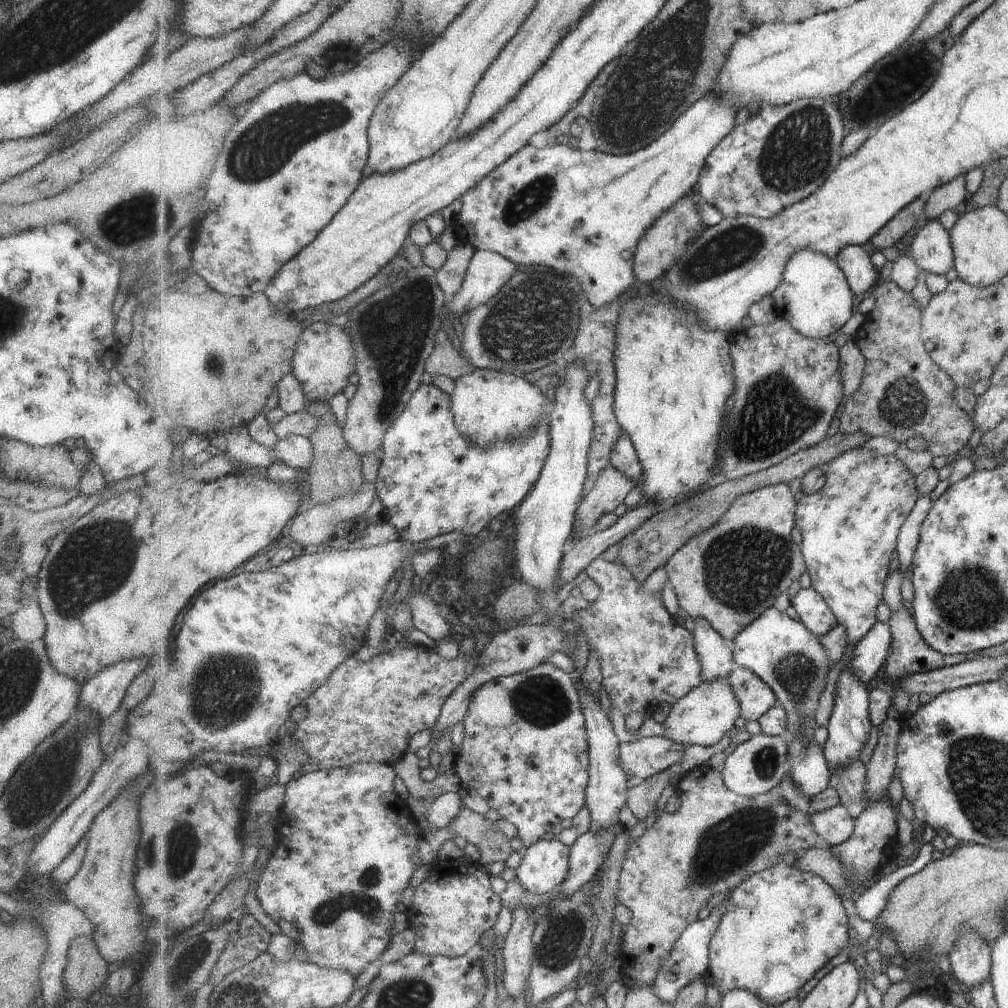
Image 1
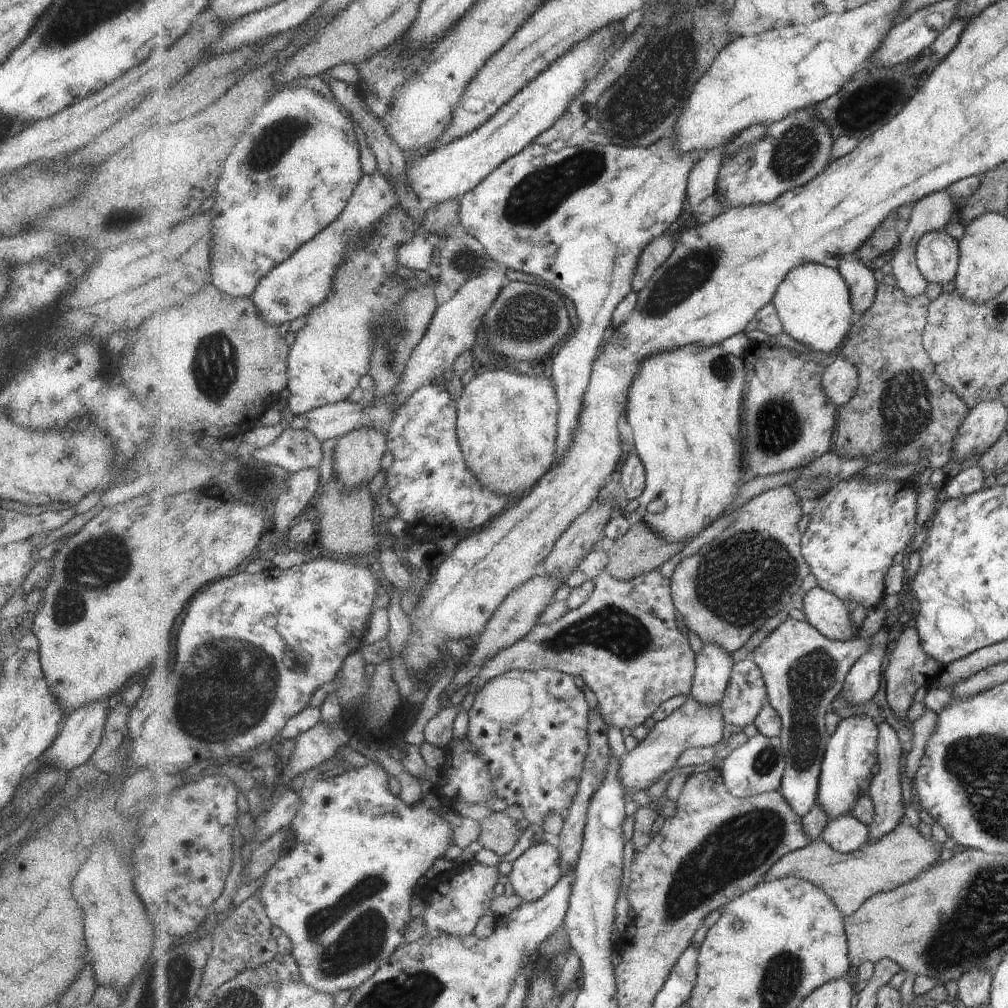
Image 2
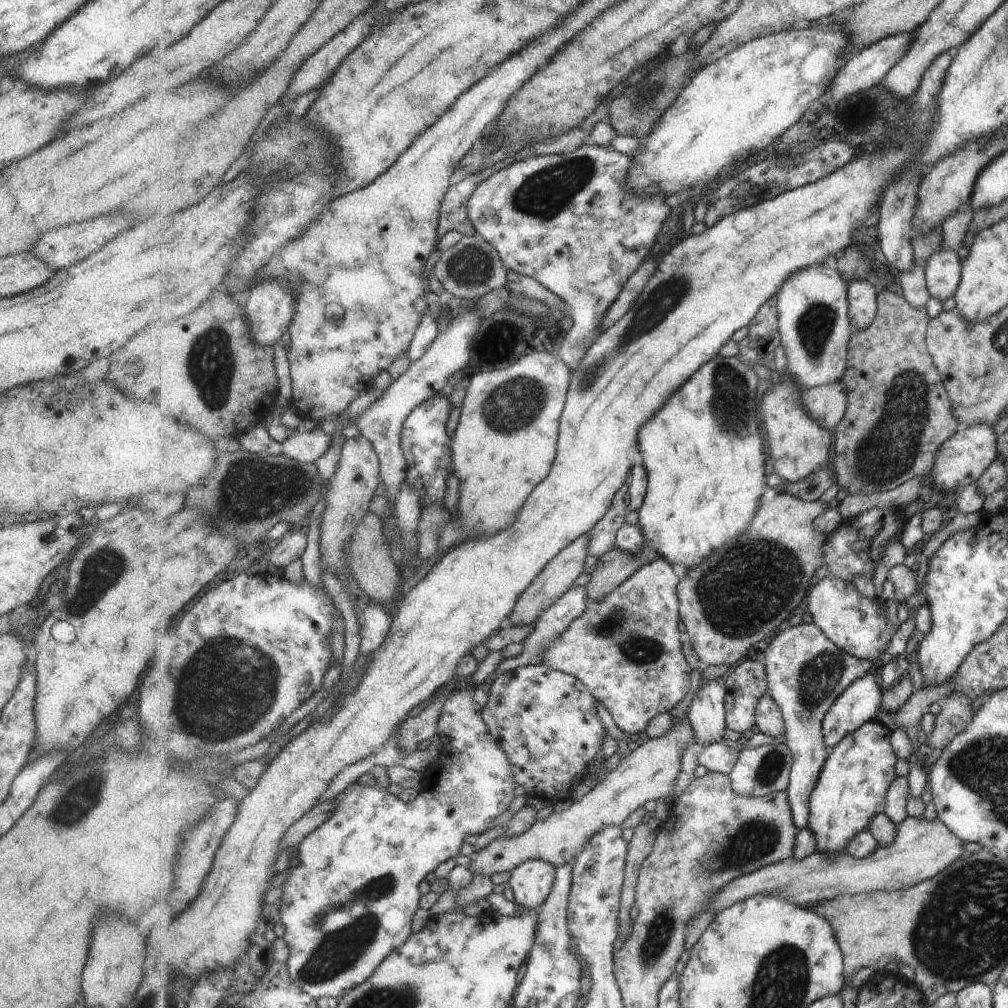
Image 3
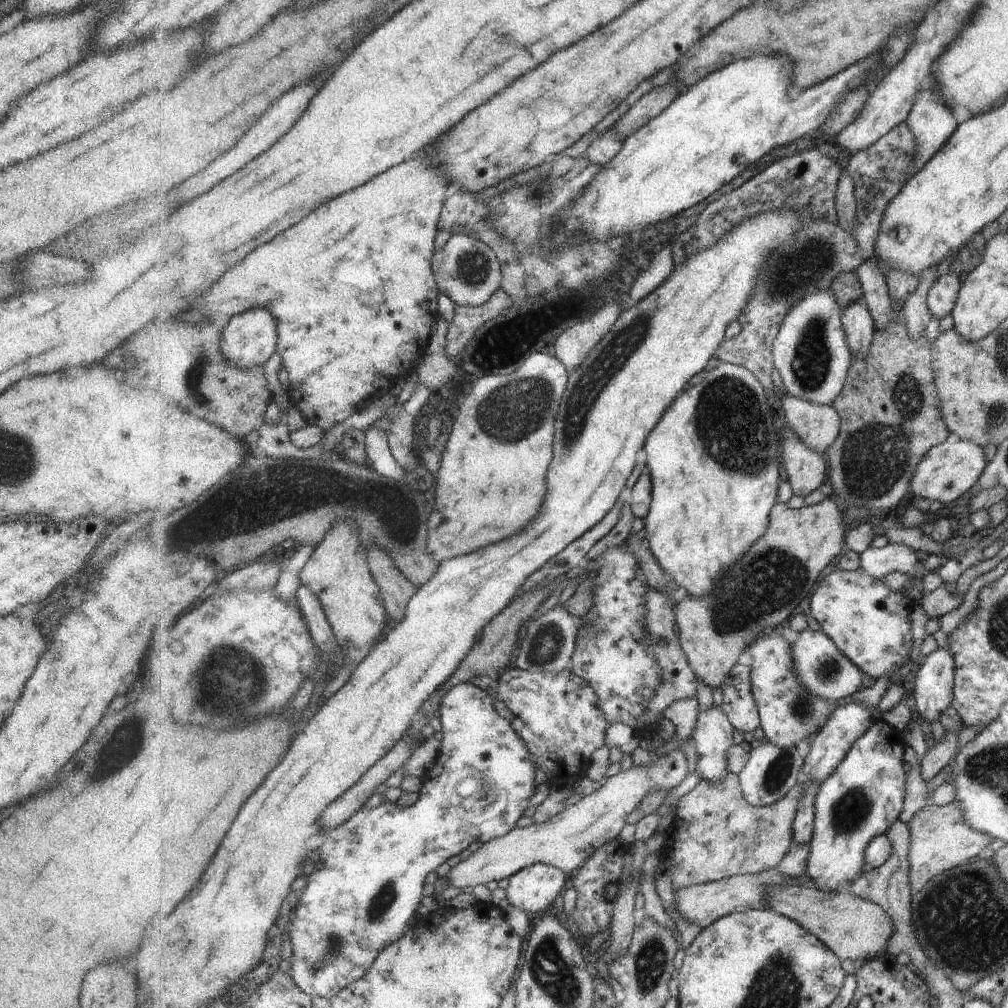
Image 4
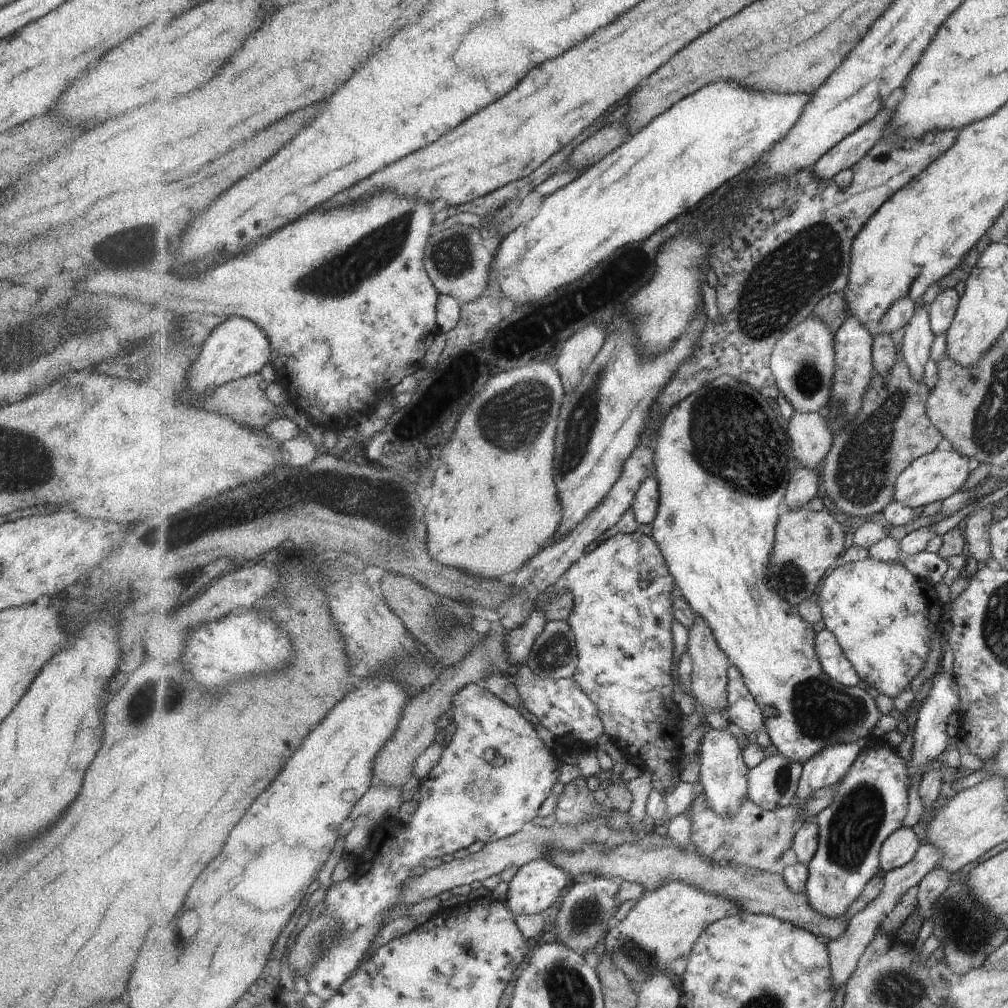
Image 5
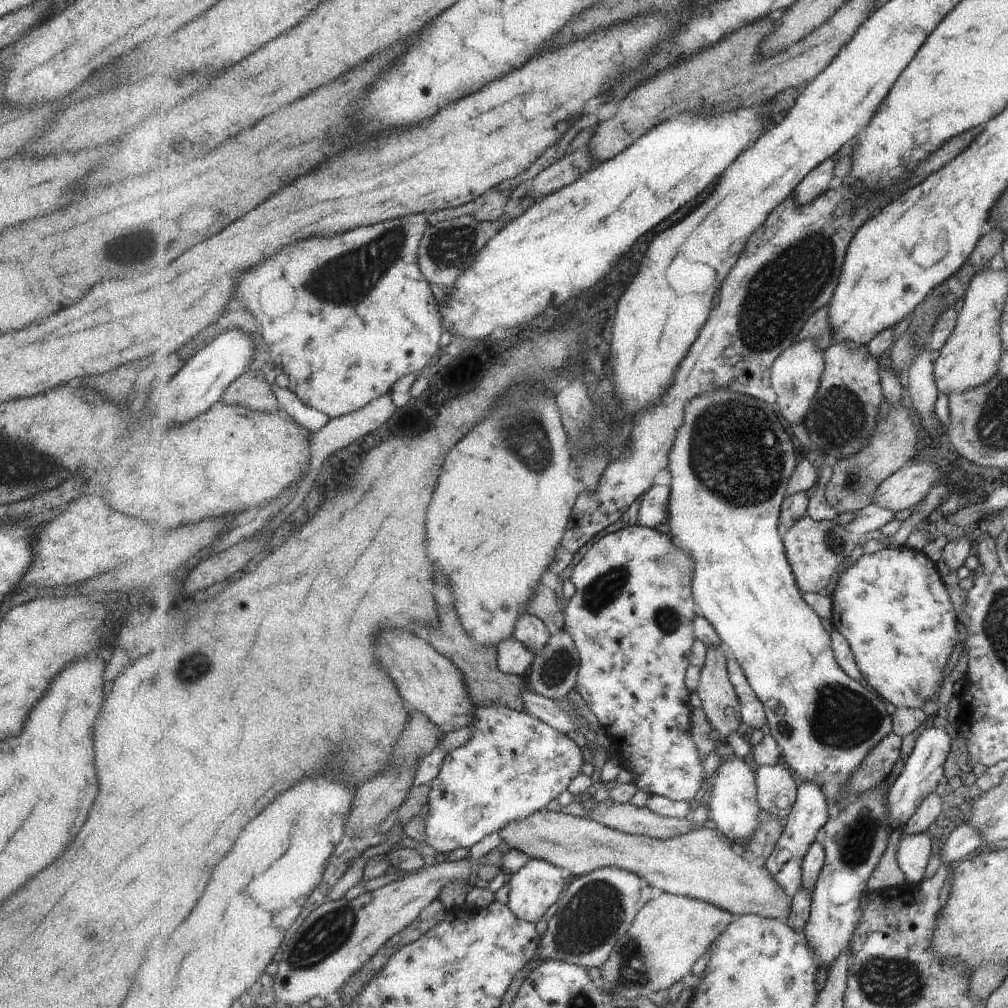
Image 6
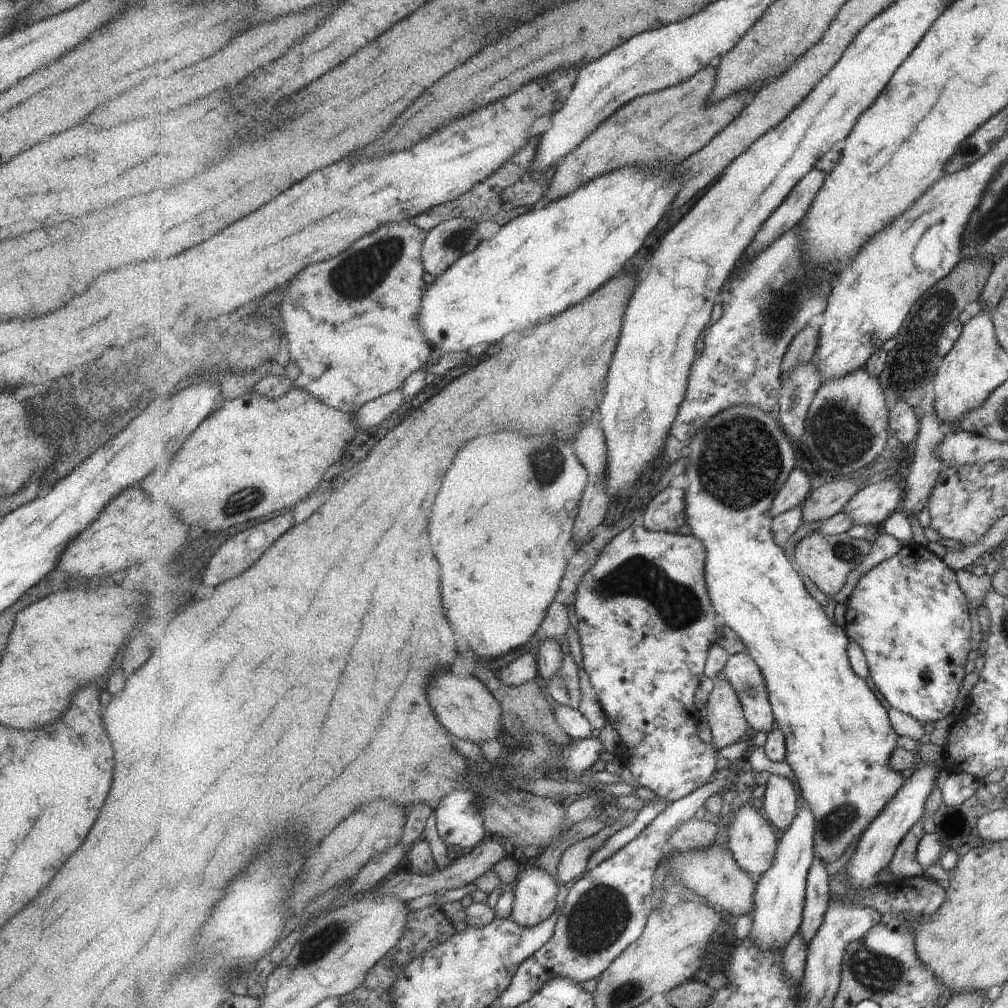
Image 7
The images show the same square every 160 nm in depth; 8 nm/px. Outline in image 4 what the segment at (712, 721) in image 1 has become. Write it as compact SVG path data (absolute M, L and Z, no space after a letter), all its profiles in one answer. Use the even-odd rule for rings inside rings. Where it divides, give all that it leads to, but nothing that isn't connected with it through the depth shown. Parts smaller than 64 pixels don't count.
M683 749L671 751L664 757L654 757L652 754L651 764L647 767L631 766L629 770L612 776L599 790L585 796L576 805L569 806L550 821L517 827L500 839L483 843L468 859L448 871L446 881L459 889L474 887L491 880L513 877L521 869L537 863L559 867L564 873L575 872L582 868L597 849L618 839L625 828L627 816L637 810L649 790L671 790L679 786L689 776L689 772L690 764Z

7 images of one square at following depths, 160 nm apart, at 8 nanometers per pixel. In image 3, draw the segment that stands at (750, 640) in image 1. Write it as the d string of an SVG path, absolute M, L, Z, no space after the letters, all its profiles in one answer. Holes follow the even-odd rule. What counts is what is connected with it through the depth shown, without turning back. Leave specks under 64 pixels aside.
M898 564L889 570L887 579L894 586L894 595L885 602L888 610L888 621L893 626L899 626L899 618L897 618L897 610L901 604L907 602L907 598L915 596L917 590L921 589L921 581L915 580L917 575L913 574L910 567ZM815 622L784 629L770 642L763 662L766 665L769 694L778 702L786 722L782 740L786 740L785 744L791 749L794 758L786 793L795 824L799 830L803 830L810 826L810 800L822 768L830 757L831 750L826 745L822 731L823 719L856 680L869 674L873 662L863 661L844 651L827 638Z

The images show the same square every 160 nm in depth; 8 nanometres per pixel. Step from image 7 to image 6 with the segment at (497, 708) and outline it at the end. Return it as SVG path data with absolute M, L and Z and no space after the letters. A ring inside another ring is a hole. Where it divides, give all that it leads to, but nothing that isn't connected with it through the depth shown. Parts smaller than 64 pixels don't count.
M393 630L381 636L377 654L385 668L393 674L403 698L413 708L427 715L445 733L469 728L473 724L477 706L470 695L462 670L429 641L425 642L407 630Z

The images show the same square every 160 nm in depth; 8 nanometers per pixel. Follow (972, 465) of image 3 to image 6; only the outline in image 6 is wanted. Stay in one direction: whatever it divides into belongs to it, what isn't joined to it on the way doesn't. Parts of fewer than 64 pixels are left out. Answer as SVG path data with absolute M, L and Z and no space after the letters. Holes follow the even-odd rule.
M912 462L881 484L874 494L873 503L895 512L907 510L913 505L919 506L929 490L939 484L941 472L938 467L933 463Z

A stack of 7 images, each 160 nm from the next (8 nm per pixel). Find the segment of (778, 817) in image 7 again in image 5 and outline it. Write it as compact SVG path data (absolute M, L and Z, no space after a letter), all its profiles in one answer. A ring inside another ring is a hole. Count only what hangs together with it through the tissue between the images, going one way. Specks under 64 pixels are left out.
M779 752L748 772L750 799L768 811L795 804L804 766Z

